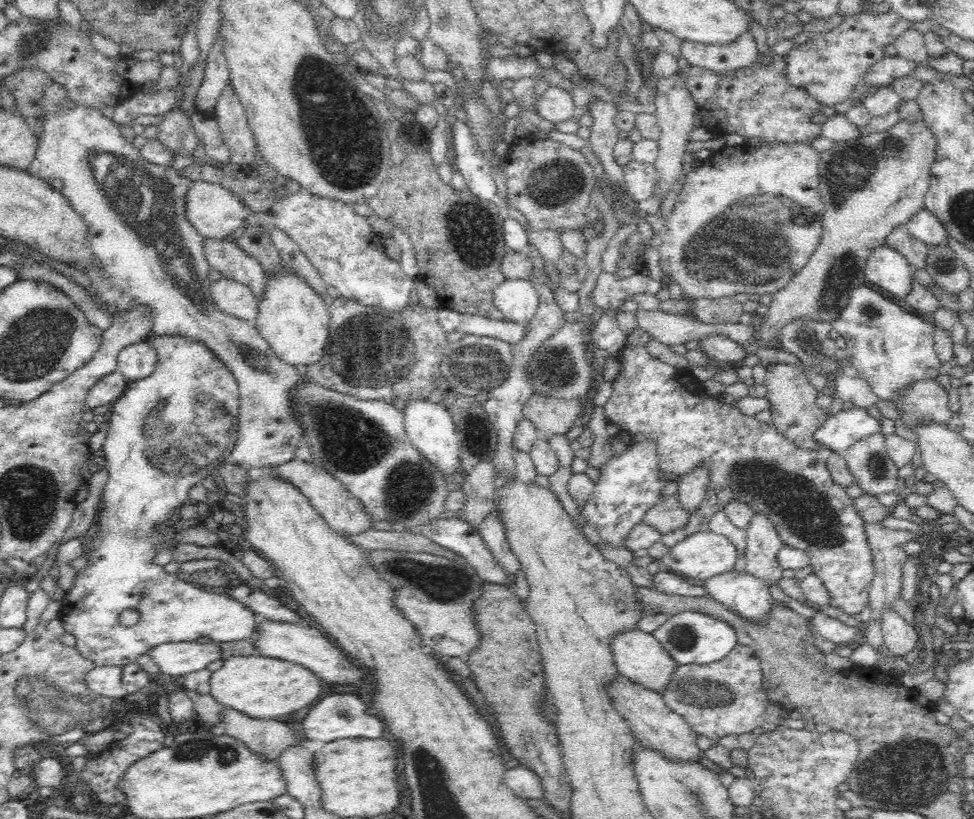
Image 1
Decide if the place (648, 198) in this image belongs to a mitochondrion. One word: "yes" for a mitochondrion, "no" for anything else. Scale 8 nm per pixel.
no

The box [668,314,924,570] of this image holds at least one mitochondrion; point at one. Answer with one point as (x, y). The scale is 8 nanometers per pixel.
(808, 513)

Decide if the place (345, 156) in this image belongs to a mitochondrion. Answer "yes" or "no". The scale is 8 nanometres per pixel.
yes

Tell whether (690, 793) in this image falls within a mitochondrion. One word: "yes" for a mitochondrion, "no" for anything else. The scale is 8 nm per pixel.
yes

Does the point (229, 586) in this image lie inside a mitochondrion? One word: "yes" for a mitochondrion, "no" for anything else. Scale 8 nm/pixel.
no

